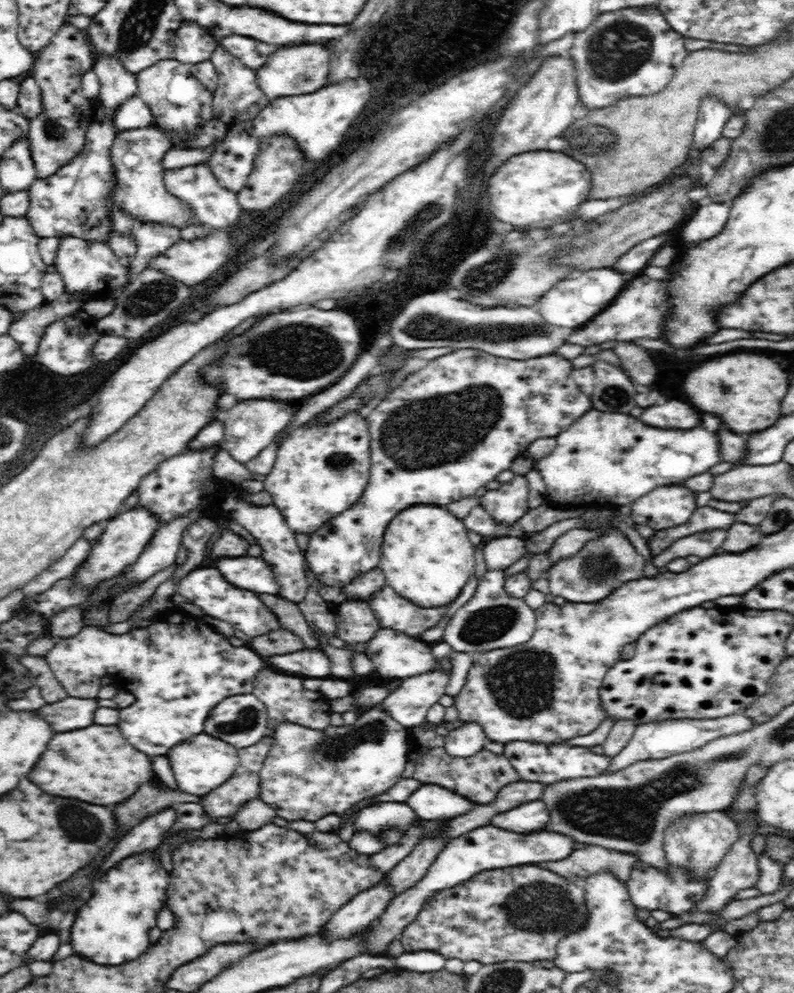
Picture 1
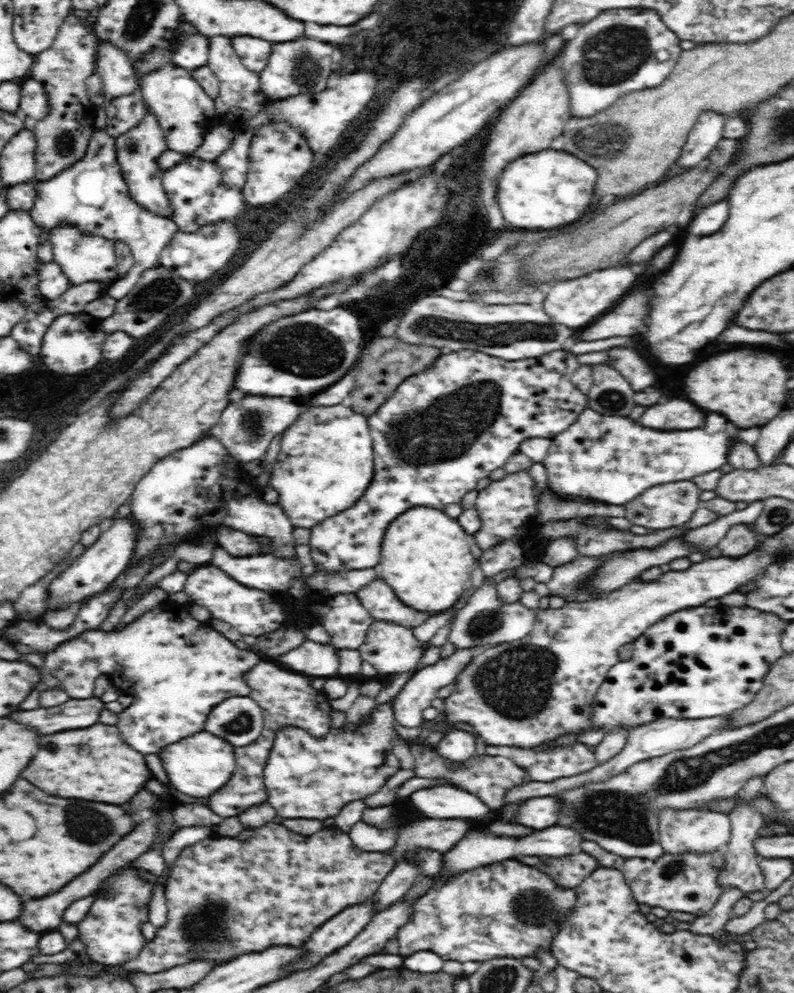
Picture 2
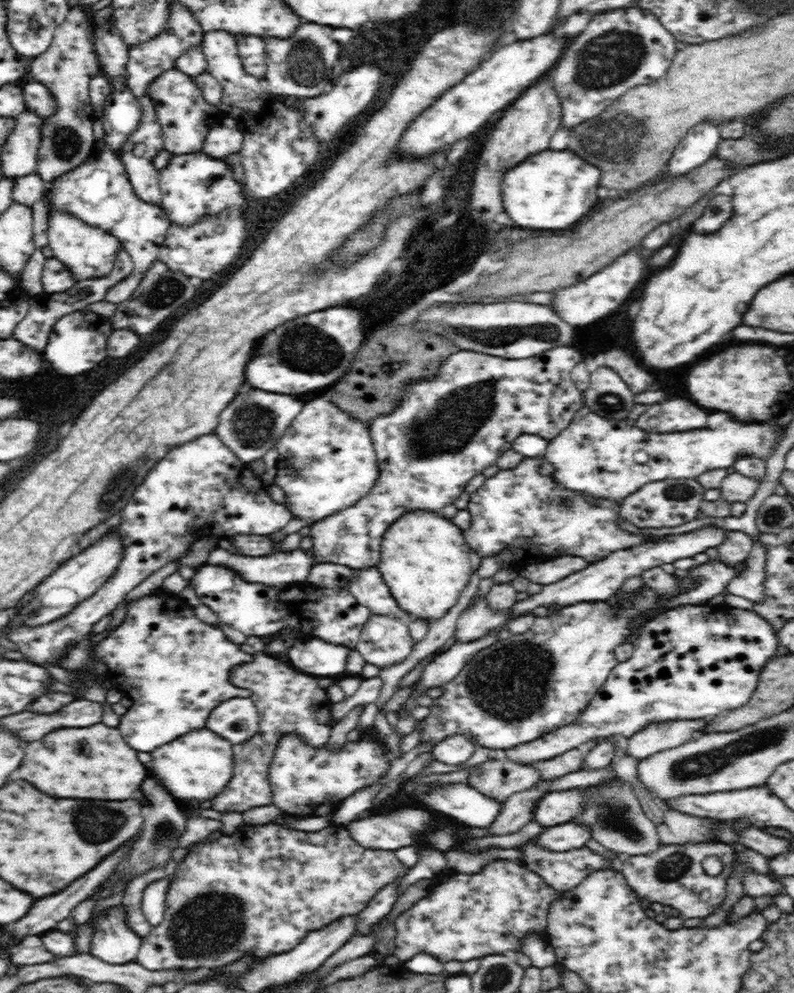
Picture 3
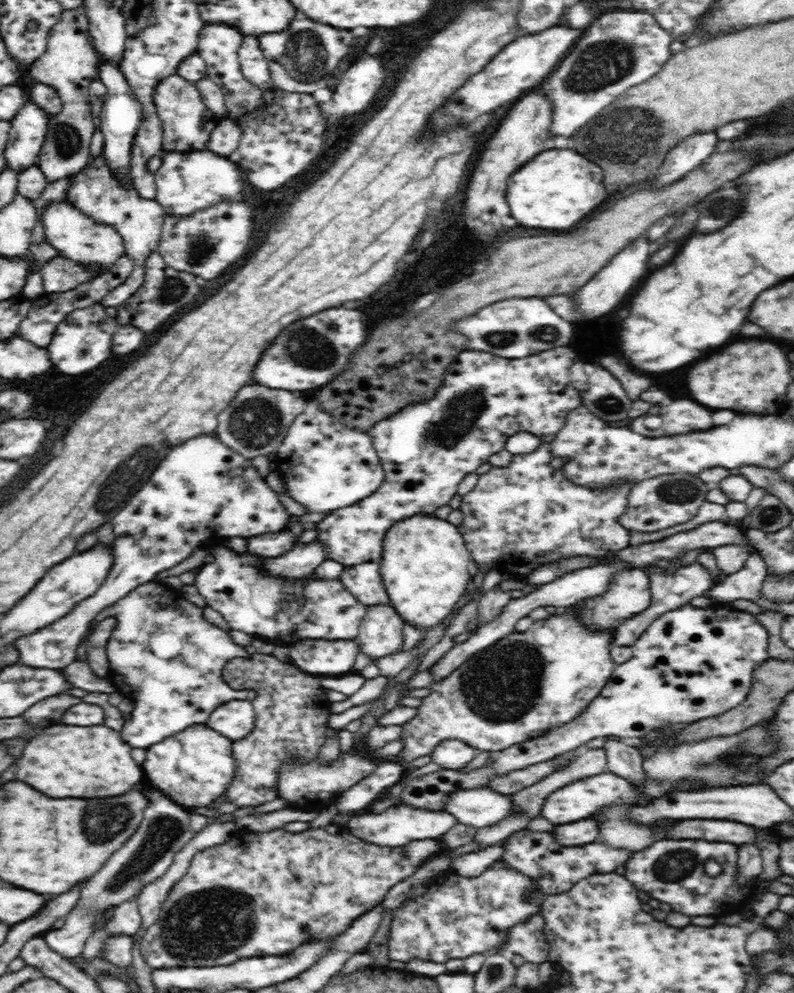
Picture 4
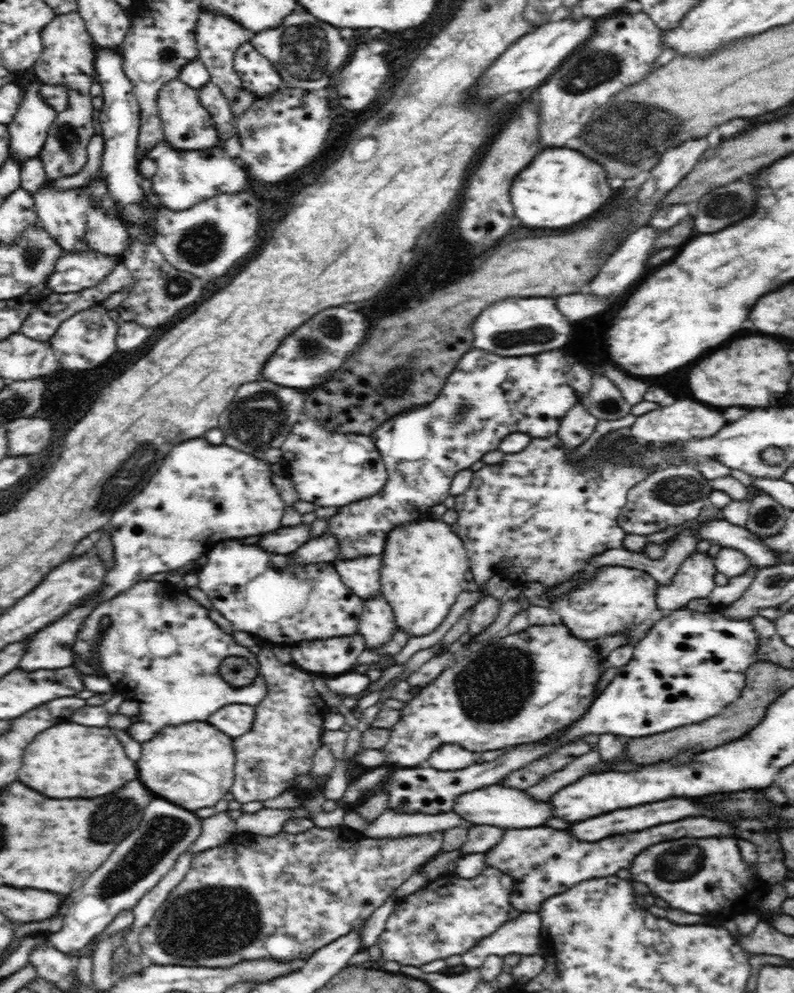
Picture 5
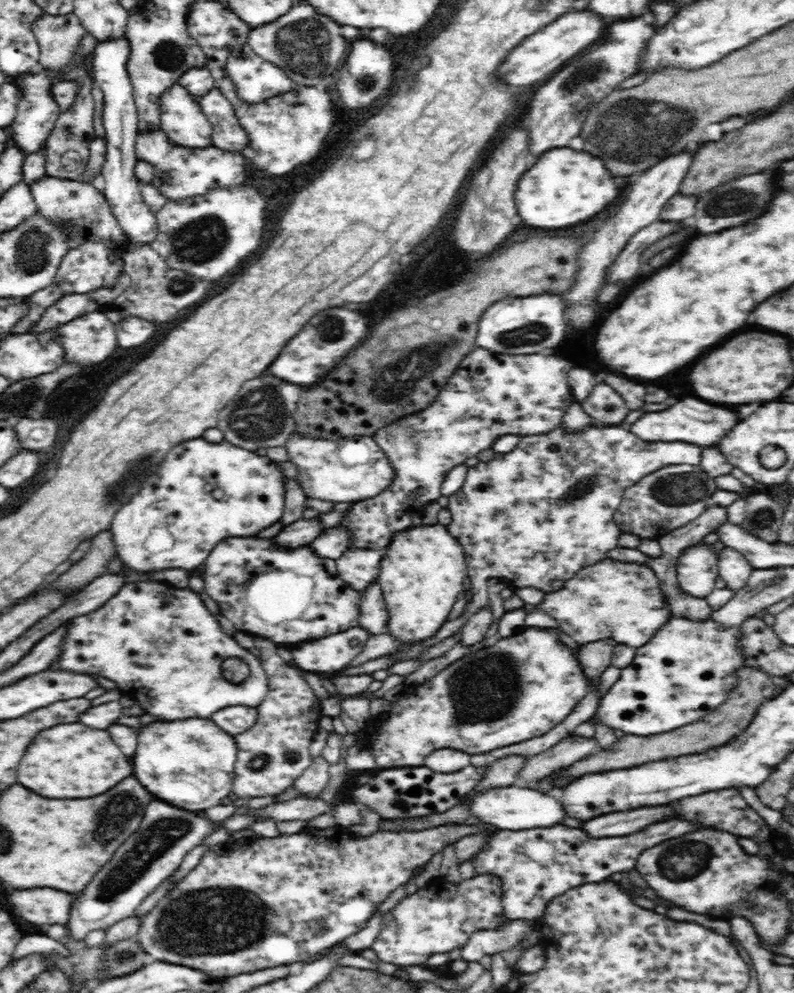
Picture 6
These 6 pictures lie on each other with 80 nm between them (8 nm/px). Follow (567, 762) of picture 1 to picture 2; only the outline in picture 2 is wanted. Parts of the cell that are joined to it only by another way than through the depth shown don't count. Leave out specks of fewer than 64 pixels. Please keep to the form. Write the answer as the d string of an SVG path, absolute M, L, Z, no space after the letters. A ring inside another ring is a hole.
M582 746L553 748L548 752L542 749L513 747L513 761L528 770L532 781L551 782L558 778L583 774L596 766L594 754Z

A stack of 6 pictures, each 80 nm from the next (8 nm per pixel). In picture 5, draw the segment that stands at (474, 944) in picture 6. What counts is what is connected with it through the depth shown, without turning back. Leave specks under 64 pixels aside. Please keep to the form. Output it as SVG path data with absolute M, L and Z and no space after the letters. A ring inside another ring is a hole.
M522 912L518 919L504 923L488 938L482 938L469 951L462 952L458 964L466 968L479 968L486 956L538 954L542 952L541 928L539 913Z

